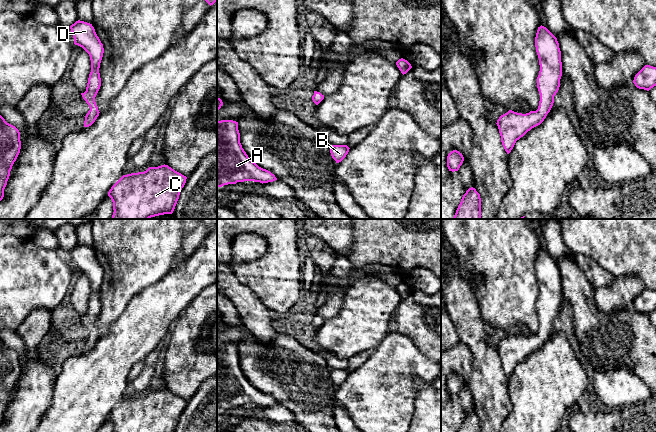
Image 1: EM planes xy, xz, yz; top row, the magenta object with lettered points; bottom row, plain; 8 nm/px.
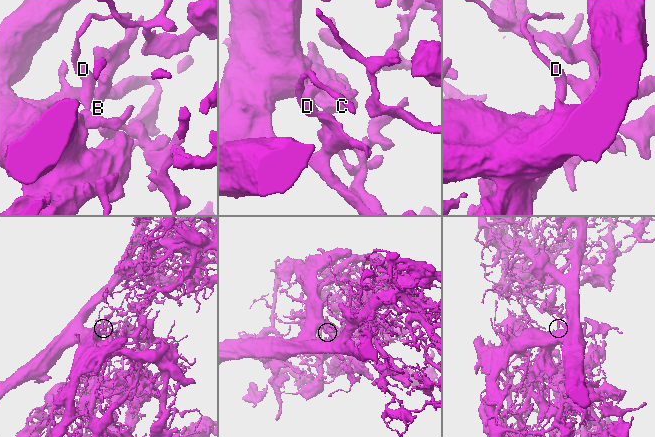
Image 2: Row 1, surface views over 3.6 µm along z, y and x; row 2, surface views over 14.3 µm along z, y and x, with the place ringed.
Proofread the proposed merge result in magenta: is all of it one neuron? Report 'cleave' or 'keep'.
keep

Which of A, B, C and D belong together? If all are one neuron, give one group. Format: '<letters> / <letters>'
A B C D

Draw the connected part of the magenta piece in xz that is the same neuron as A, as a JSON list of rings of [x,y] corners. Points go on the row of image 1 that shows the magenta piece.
[[[217,121],[217,187],[244,181],[263,184],[275,180],[274,174],[259,167],[242,148],[238,122]]]

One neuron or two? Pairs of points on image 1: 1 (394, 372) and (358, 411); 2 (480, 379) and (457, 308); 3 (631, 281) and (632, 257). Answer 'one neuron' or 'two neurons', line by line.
1: one neuron
2: one neuron
3: two neurons

